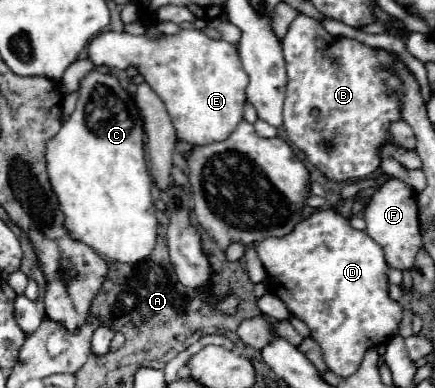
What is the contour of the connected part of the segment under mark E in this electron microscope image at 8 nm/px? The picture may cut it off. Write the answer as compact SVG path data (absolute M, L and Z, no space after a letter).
M195 28L179 30L173 36L161 34L157 38L149 34L133 36L127 32L103 32L89 42L87 50L89 50L89 58L97 66L107 66L113 70L125 70L129 66L135 66L139 74L145 78L145 82L153 88L153 92L157 92L157 96L161 96L161 100L165 102L165 108L173 120L177 138L181 142L187 142L193 146L221 142L235 130L235 126L243 118L245 88L247 88L249 79L239 60L237 48L225 40L213 40L205 32L195 30Z

